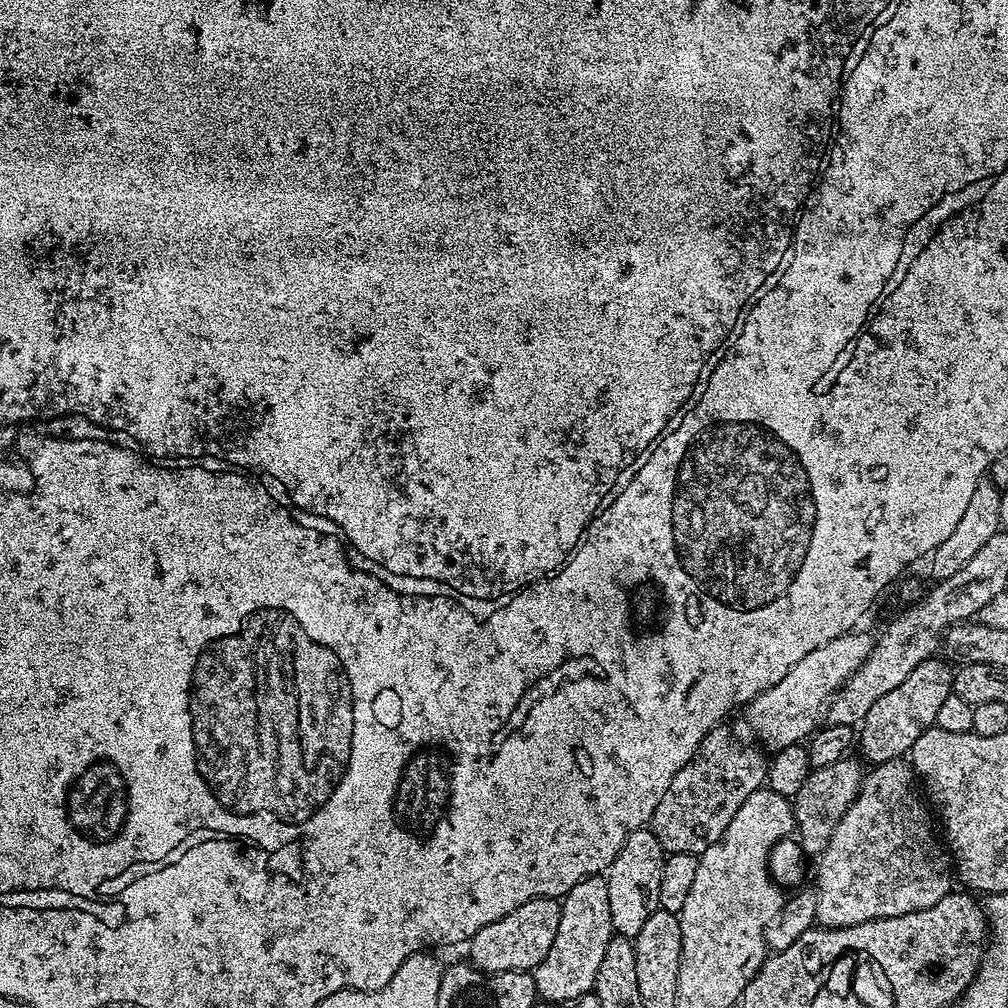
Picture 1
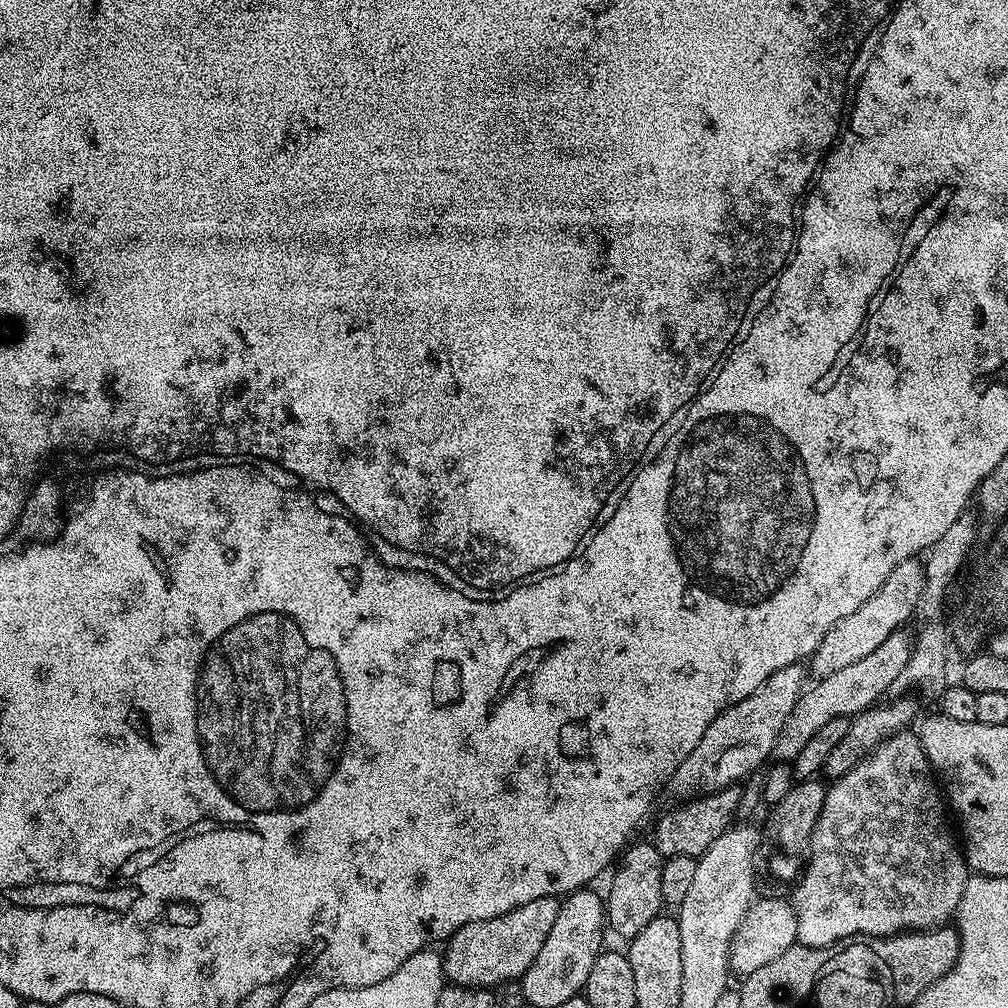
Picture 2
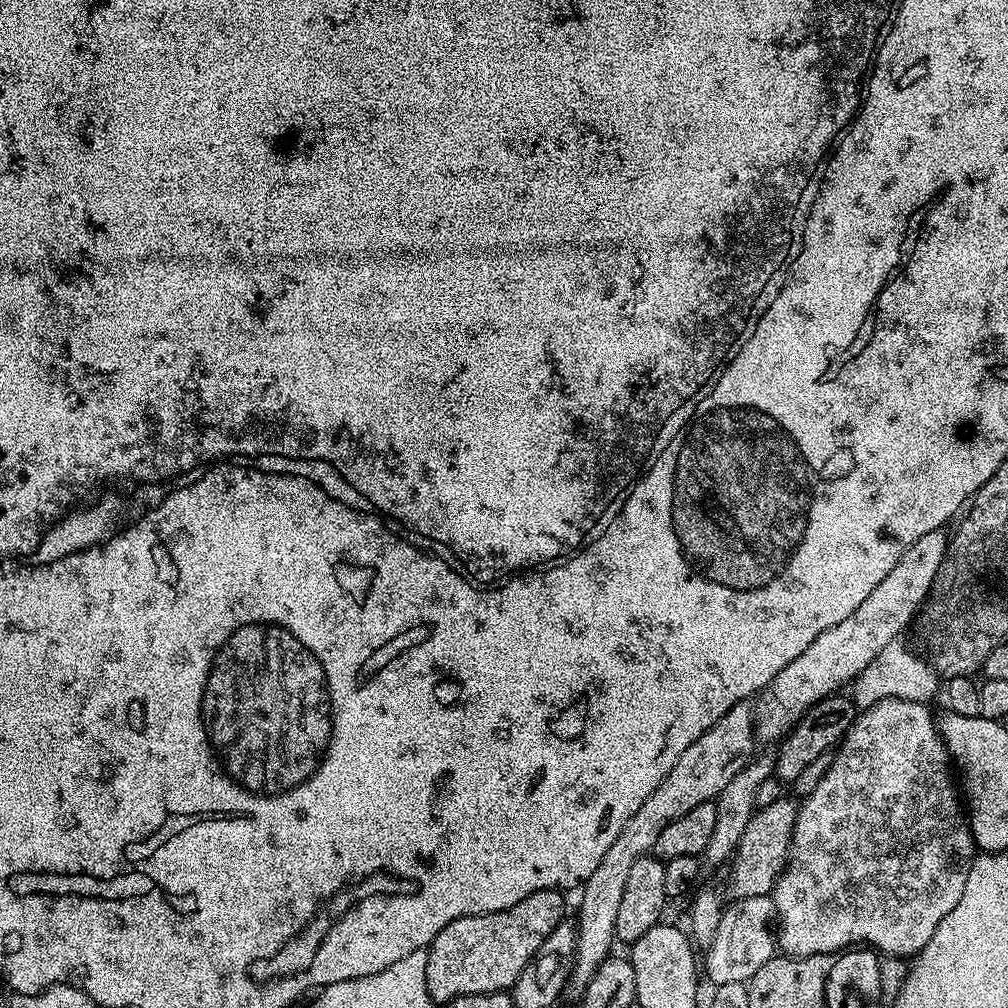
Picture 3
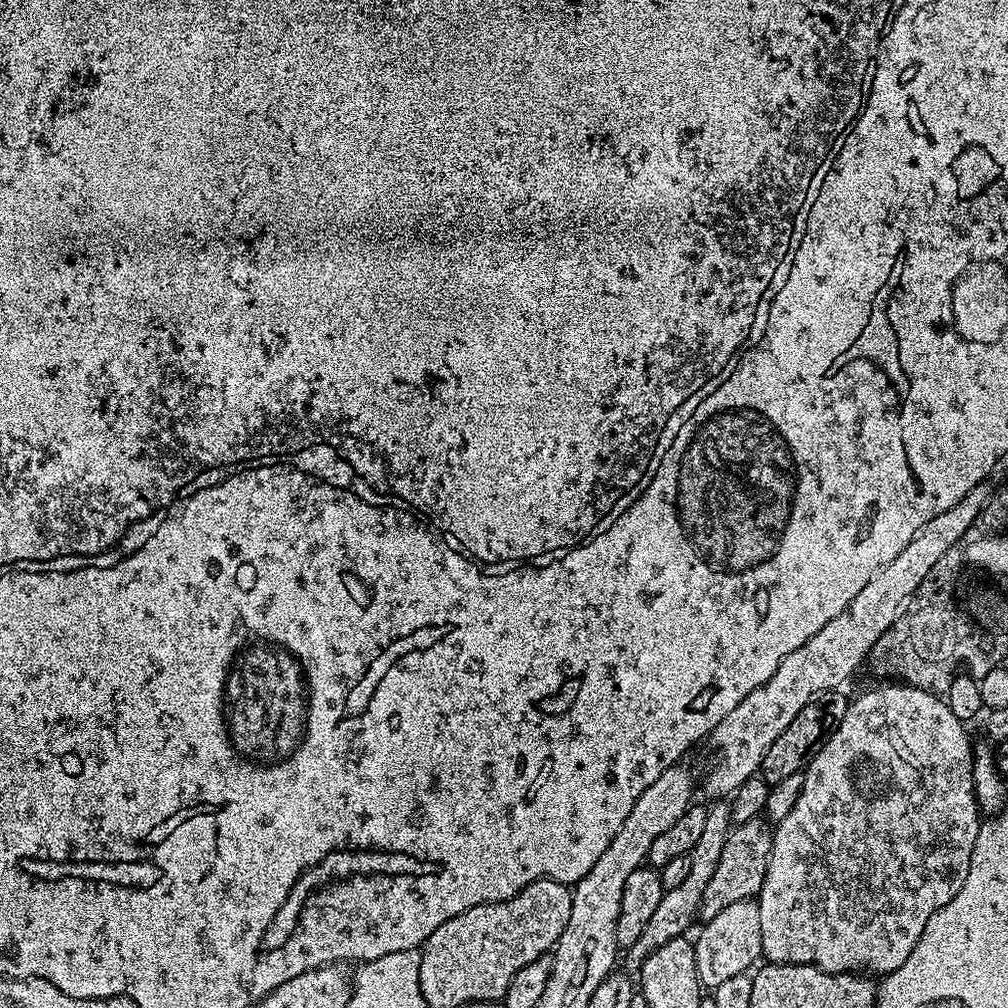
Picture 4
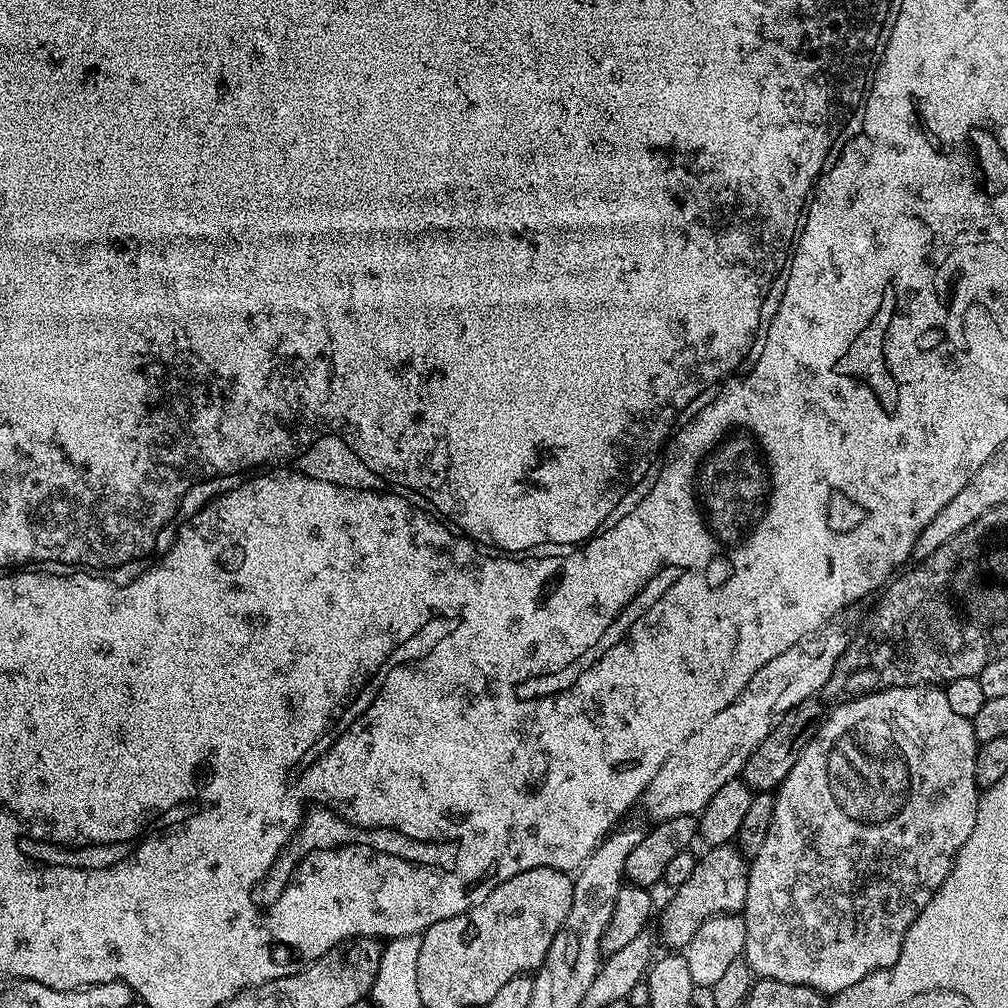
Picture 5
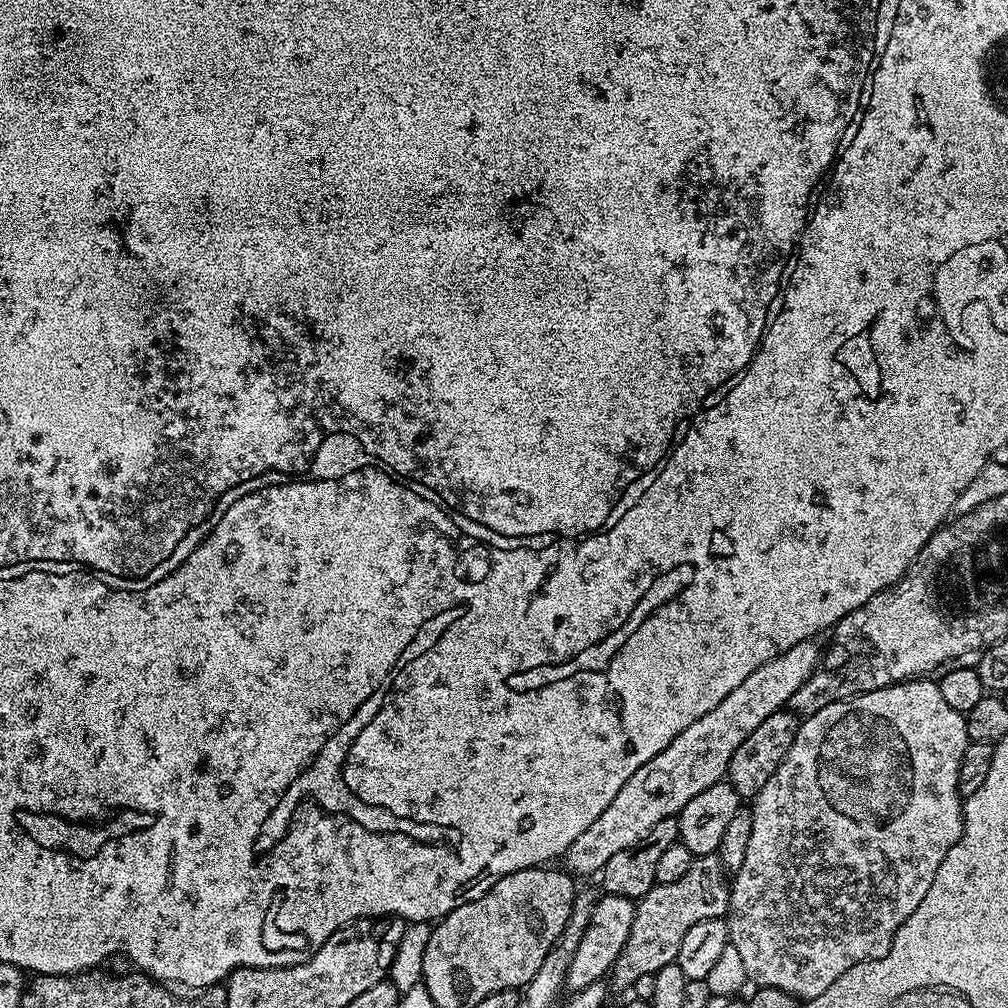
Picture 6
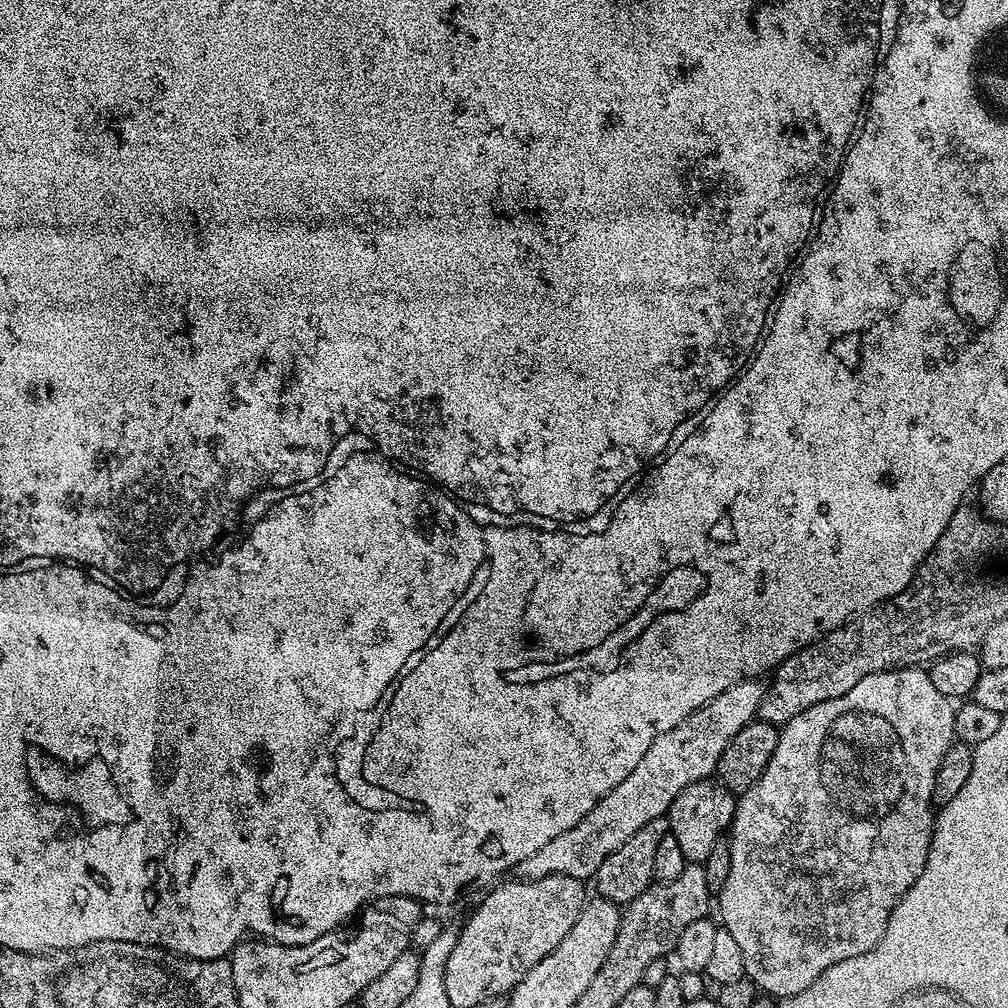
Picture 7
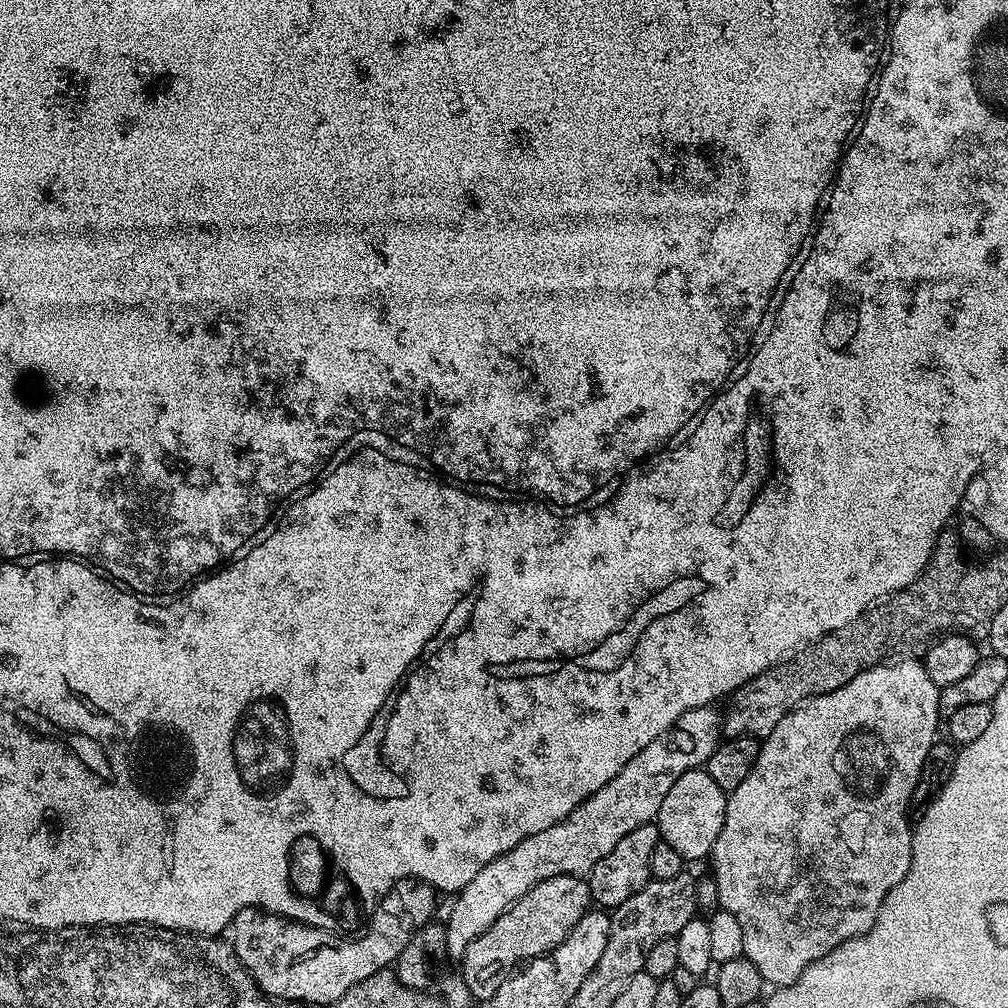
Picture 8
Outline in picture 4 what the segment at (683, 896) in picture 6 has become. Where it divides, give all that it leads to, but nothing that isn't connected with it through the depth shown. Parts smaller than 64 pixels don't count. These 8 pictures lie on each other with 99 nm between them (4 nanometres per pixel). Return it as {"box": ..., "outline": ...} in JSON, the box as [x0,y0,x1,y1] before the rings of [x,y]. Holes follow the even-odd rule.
{"box":[703,818,772,912],"outline":[[[764,818],[742,822],[731,829],[725,849],[722,850],[722,856],[718,860],[717,870],[710,878],[704,894],[703,903],[708,906],[712,904],[710,906],[712,912],[730,906],[730,902],[742,902],[759,893],[766,878],[766,866],[772,849],[772,833],[769,821]]]}

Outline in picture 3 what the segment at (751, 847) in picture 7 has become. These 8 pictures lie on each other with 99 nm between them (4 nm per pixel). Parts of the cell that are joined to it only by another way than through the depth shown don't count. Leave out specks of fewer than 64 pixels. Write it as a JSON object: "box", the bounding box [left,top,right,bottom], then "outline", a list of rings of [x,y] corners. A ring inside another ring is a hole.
{"box":[770,697,978,958],"outline":[[[888,697],[869,708],[863,709],[850,726],[838,745],[838,751],[833,758],[833,764],[826,771],[825,777],[814,786],[808,796],[803,797],[799,805],[792,845],[788,847],[788,859],[783,872],[776,877],[776,887],[770,895],[776,907],[775,923],[778,925],[778,948],[785,956],[827,956],[839,954],[853,946],[867,946],[879,950],[885,956],[897,958],[915,958],[934,938],[934,930],[938,930],[938,922],[958,906],[962,894],[966,890],[966,878],[970,878],[972,861],[978,855],[978,849],[972,840],[972,829],[968,827],[965,809],[954,783],[954,768],[944,740],[940,736],[937,721],[927,703],[918,701],[900,701]]]}

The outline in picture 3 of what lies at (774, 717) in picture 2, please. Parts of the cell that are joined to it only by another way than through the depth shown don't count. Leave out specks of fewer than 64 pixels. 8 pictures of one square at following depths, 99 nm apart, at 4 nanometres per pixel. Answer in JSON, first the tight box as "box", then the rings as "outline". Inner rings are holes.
{"box":[571,702,758,985],"outline":[[[748,702],[735,704],[726,714],[722,714],[722,718],[718,718],[718,722],[714,722],[714,726],[710,726],[710,730],[706,730],[706,734],[702,734],[702,738],[686,746],[686,754],[678,758],[674,770],[670,770],[658,790],[654,790],[654,794],[650,794],[650,798],[638,806],[638,814],[634,814],[634,818],[622,826],[622,834],[614,838],[614,846],[606,850],[606,858],[602,858],[598,870],[594,870],[594,874],[590,874],[590,878],[582,885],[584,897],[580,900],[580,920],[576,930],[576,955],[571,978],[573,985],[588,984],[594,970],[598,970],[601,962],[613,951],[618,906],[622,902],[622,890],[626,890],[626,878],[634,862],[652,852],[654,842],[658,842],[658,834],[662,834],[670,822],[690,814],[694,806],[715,801],[730,780],[752,760],[756,747],[758,741],[753,705]]]}

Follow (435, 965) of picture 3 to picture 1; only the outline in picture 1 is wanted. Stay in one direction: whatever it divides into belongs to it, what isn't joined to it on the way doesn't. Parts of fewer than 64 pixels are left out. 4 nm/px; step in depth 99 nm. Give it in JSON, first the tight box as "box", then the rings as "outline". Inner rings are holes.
{"box":[466,896,561,972],"outline":[[[550,896],[534,898],[518,906],[518,910],[510,910],[510,914],[498,918],[498,922],[482,926],[482,930],[478,930],[466,944],[467,959],[472,967],[481,972],[527,972],[536,968],[538,962],[546,958],[554,934],[558,934],[560,906],[561,901]]]}

